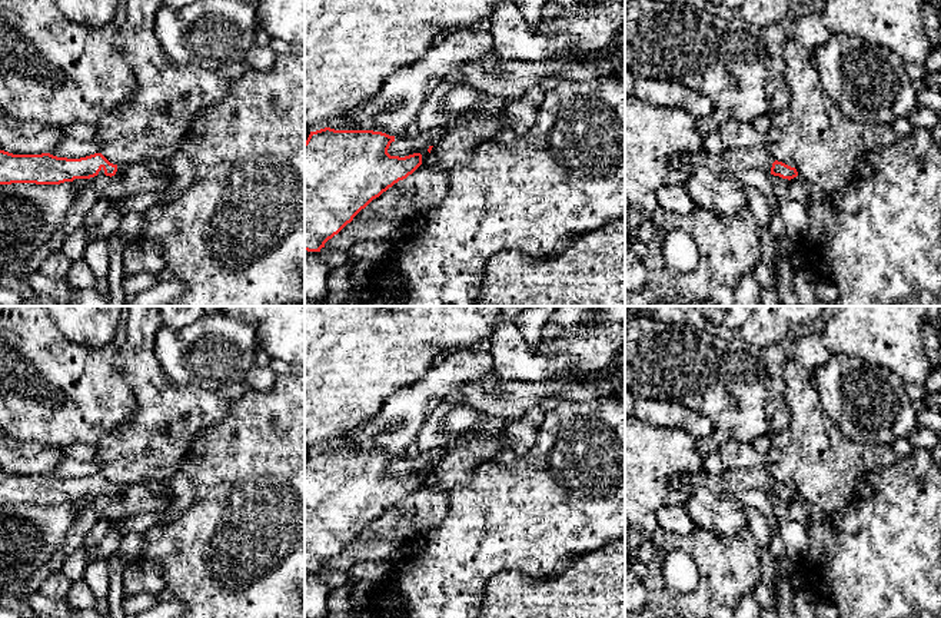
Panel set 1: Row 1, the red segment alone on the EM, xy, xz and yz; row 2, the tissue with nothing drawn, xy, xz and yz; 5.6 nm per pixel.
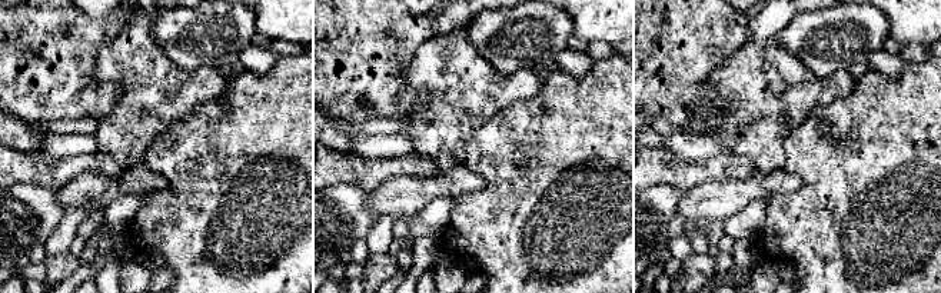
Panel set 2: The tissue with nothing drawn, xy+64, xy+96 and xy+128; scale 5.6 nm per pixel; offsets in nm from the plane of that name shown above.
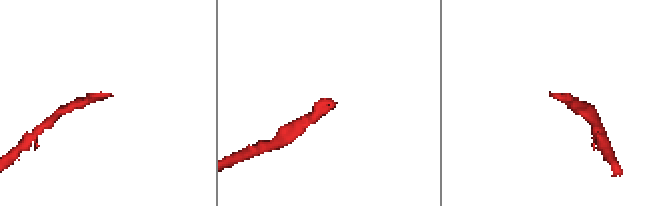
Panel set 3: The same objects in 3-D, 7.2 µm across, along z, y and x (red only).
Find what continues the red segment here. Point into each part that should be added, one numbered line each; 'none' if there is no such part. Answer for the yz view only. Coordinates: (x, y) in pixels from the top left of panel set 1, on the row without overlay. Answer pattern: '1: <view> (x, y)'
1: yz (735, 481)

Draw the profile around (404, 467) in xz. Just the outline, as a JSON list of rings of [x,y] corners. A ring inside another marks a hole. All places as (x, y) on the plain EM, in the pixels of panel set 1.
[[[481,433],[465,442],[458,441],[446,451],[433,449],[416,458],[400,458],[390,464],[388,474],[399,478],[420,474],[422,485],[452,492],[473,478],[478,465],[493,459],[499,451],[511,449],[511,445],[498,433]]]

